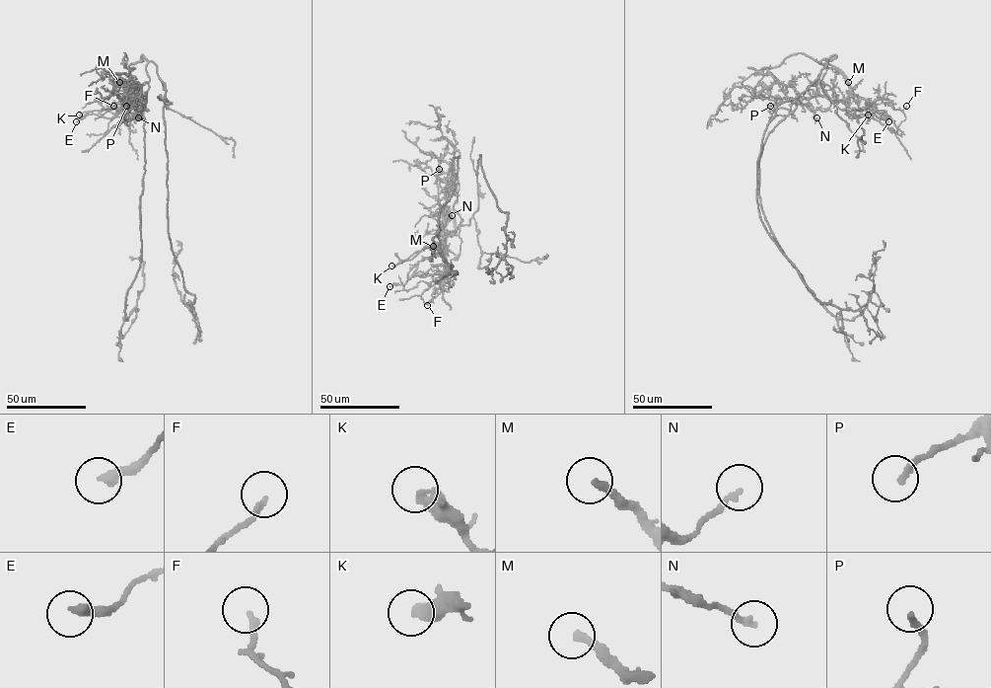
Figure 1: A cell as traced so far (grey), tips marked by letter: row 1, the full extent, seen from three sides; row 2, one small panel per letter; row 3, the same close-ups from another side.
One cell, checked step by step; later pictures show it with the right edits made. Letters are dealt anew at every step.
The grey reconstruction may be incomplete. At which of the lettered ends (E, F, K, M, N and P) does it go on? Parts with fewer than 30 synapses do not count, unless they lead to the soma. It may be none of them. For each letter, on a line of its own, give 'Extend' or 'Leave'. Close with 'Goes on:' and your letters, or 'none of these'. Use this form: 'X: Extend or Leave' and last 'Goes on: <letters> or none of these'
E: Leave
F: Leave
K: Leave
M: Leave
N: Leave
P: Leave
Goes on: none of these

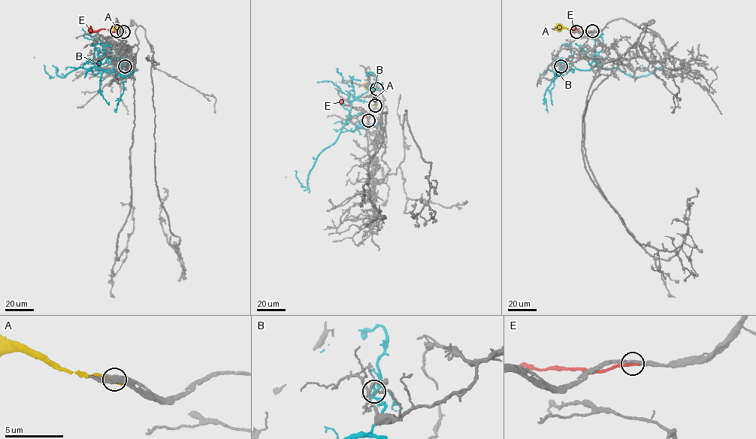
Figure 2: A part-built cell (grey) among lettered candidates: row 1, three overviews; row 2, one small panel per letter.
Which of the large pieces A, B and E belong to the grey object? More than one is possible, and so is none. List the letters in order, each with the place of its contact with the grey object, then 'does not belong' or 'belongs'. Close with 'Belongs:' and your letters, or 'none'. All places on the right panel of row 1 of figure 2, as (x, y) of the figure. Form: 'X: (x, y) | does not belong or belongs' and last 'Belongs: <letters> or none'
A: (576, 31) | does not belong
B: (560, 66) | does not belong
E: (592, 31) | does not belong
Belongs: none

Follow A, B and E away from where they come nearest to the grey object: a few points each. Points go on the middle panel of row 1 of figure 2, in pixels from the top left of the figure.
A: (375, 105), (373, 93), (365, 83)
B: (376, 89), (382, 83), (352, 102), (338, 137), (317, 157), (305, 187), (296, 171), (285, 177)
E: (367, 121), (362, 108), (343, 104), (342, 100)

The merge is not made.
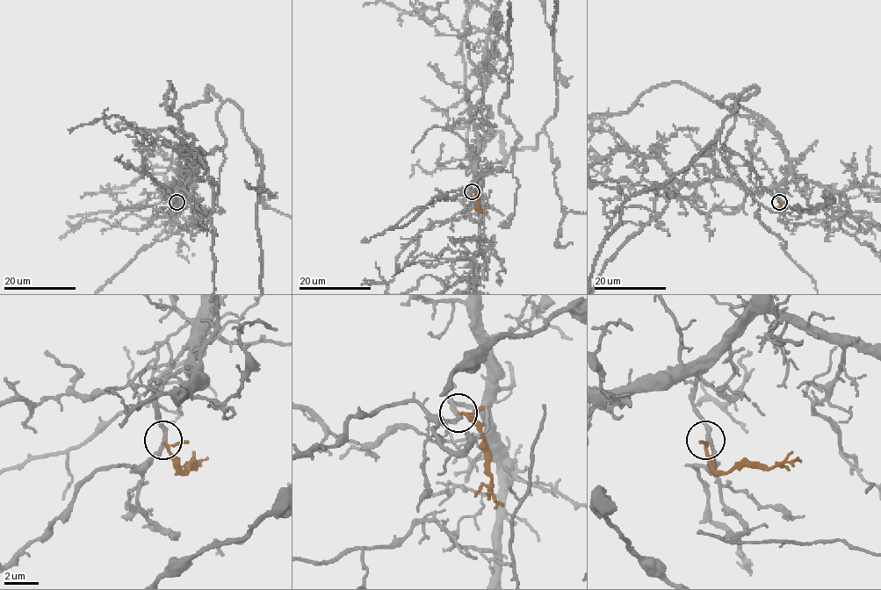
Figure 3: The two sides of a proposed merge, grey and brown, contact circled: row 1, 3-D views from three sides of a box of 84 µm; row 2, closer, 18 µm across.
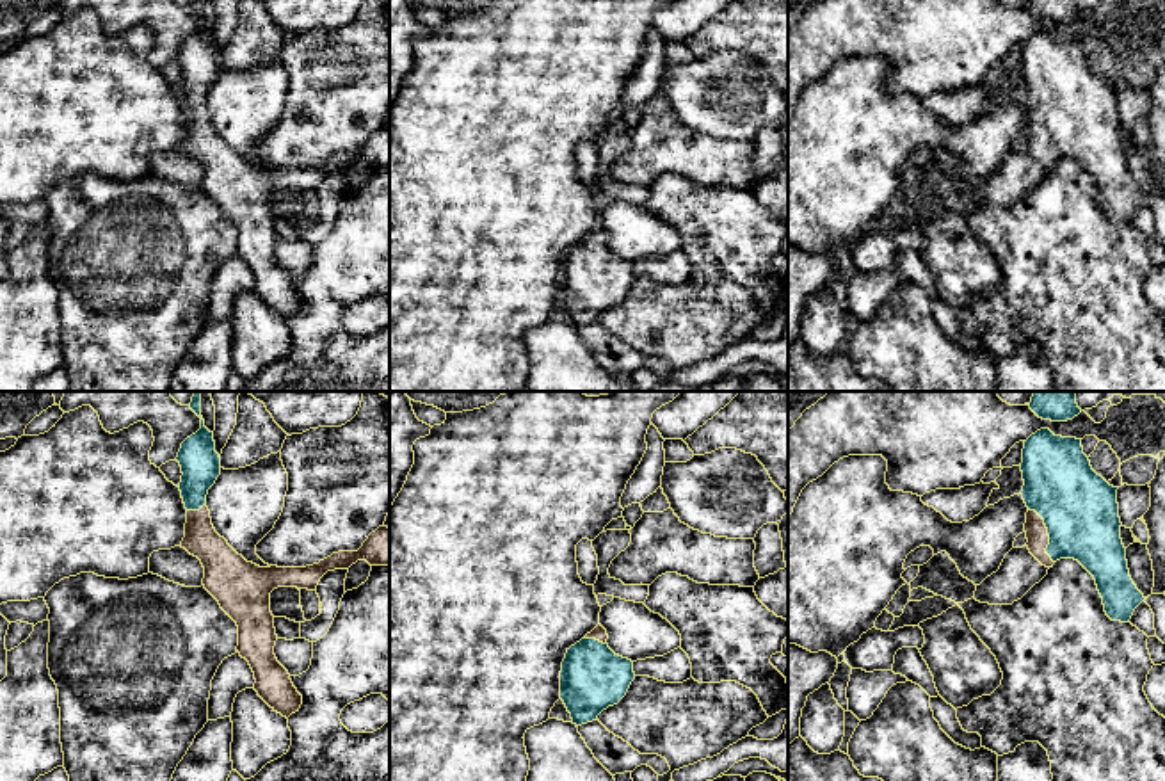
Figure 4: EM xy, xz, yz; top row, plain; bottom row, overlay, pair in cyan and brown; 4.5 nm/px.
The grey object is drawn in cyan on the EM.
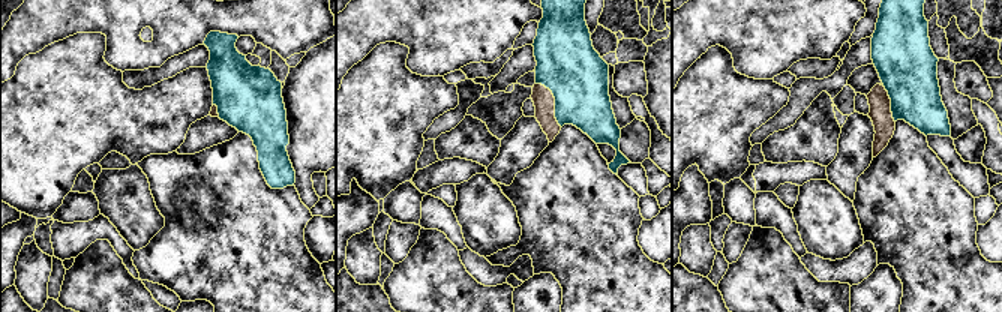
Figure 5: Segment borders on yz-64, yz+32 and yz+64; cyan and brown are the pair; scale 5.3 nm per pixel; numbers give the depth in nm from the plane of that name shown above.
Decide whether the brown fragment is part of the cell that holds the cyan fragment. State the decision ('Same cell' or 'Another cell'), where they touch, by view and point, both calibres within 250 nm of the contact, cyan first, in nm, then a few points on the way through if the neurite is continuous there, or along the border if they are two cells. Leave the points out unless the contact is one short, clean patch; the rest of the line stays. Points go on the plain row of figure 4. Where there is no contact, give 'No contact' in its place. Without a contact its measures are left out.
Same cell. Touches cyan at yz (1048, 136). Thickness 340 nm (cyan) against 100 nm. Path across: yz (1080, 112), (1048, 136), (1036, 132)

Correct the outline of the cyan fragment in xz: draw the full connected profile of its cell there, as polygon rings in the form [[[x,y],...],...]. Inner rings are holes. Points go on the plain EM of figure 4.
[[[598,226],[566,254],[560,272],[560,301],[571,315],[573,326],[582,327],[598,322],[608,308],[617,306],[635,281],[633,263],[615,256],[607,246],[607,231]]]

